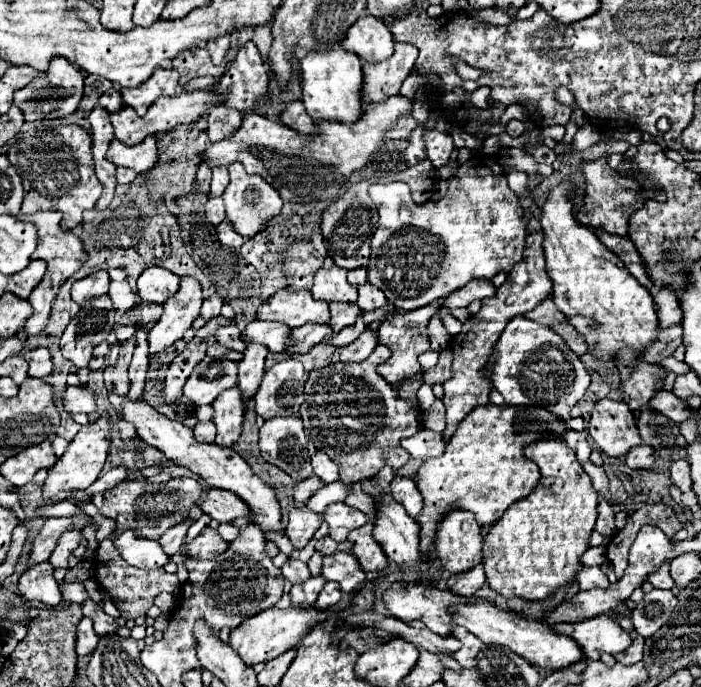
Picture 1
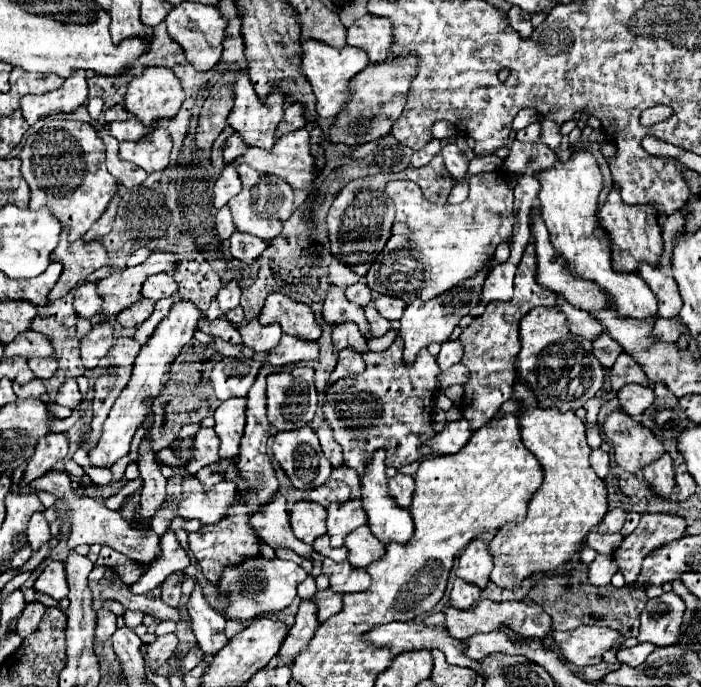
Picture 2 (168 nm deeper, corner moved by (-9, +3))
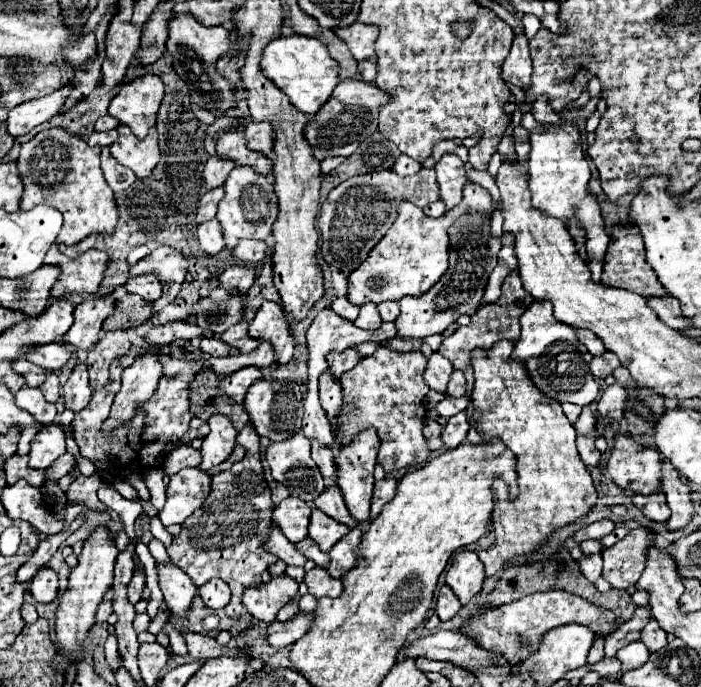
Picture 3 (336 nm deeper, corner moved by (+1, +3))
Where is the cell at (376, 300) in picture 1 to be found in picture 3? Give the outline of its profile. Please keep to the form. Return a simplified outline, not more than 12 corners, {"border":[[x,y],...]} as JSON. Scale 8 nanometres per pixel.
{"border":[[381,302],[383,322],[393,322],[399,314],[399,302]]}

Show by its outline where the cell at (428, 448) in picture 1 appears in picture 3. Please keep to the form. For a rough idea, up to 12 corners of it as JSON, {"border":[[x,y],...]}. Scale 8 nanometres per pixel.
{"border":[[459,412],[443,426],[443,446],[455,448],[467,438],[469,420]]}

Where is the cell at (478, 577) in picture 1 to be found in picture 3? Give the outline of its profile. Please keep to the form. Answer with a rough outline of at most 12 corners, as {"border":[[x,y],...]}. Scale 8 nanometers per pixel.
{"border":[[447,584],[439,590],[437,616],[449,620],[461,608]]}

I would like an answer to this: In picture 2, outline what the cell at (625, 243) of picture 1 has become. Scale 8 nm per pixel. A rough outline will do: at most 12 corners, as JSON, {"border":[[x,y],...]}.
{"border":[[641,264],[639,276],[657,296],[657,314],[675,318],[683,298],[665,270]]}

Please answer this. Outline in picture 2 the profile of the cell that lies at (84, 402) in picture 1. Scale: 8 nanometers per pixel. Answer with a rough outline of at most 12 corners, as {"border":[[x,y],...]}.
{"border":[[65,380],[55,402],[75,410],[81,392],[75,380]]}

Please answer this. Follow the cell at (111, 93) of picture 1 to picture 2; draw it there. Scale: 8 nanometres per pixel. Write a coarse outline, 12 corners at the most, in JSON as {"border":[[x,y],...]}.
{"border":[[121,104],[105,110],[105,122],[127,120],[131,114]]}

